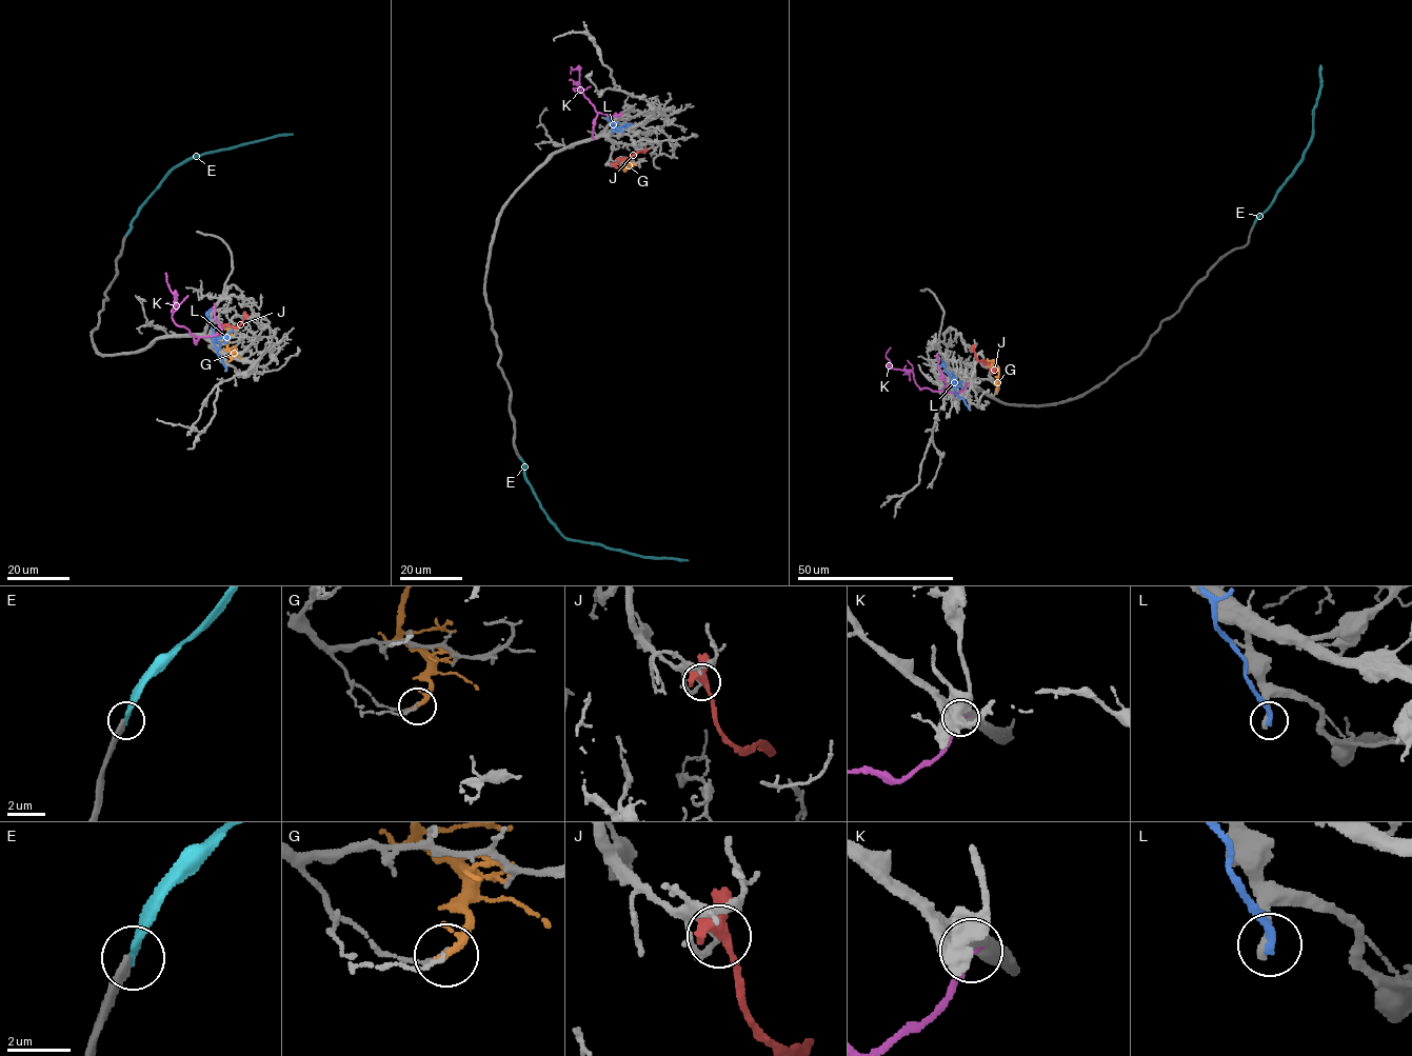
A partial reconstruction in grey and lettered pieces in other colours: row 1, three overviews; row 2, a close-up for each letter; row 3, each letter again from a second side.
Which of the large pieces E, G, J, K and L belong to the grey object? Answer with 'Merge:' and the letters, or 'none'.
Merge: E

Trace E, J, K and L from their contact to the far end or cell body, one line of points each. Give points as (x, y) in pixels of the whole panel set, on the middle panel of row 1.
E: (519, 458), (525, 478), (541, 506), (568, 538), (600, 543), (641, 556), (688, 560)
J: (643, 151), (621, 160), (615, 164), (618, 167)
K: (593, 138), (597, 113), (585, 97), (573, 88), (580, 87), (579, 70), (571, 66), (571, 74)
L: (623, 132), (609, 120), (612, 119)

